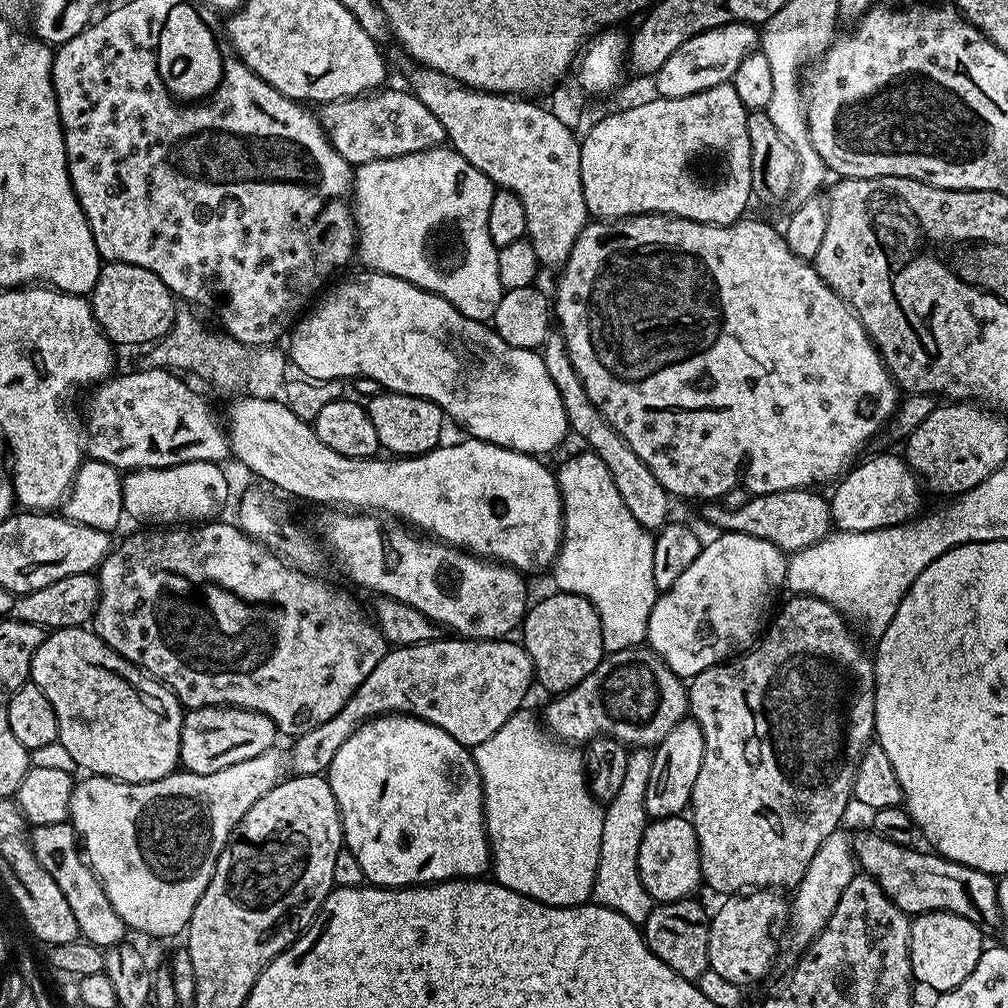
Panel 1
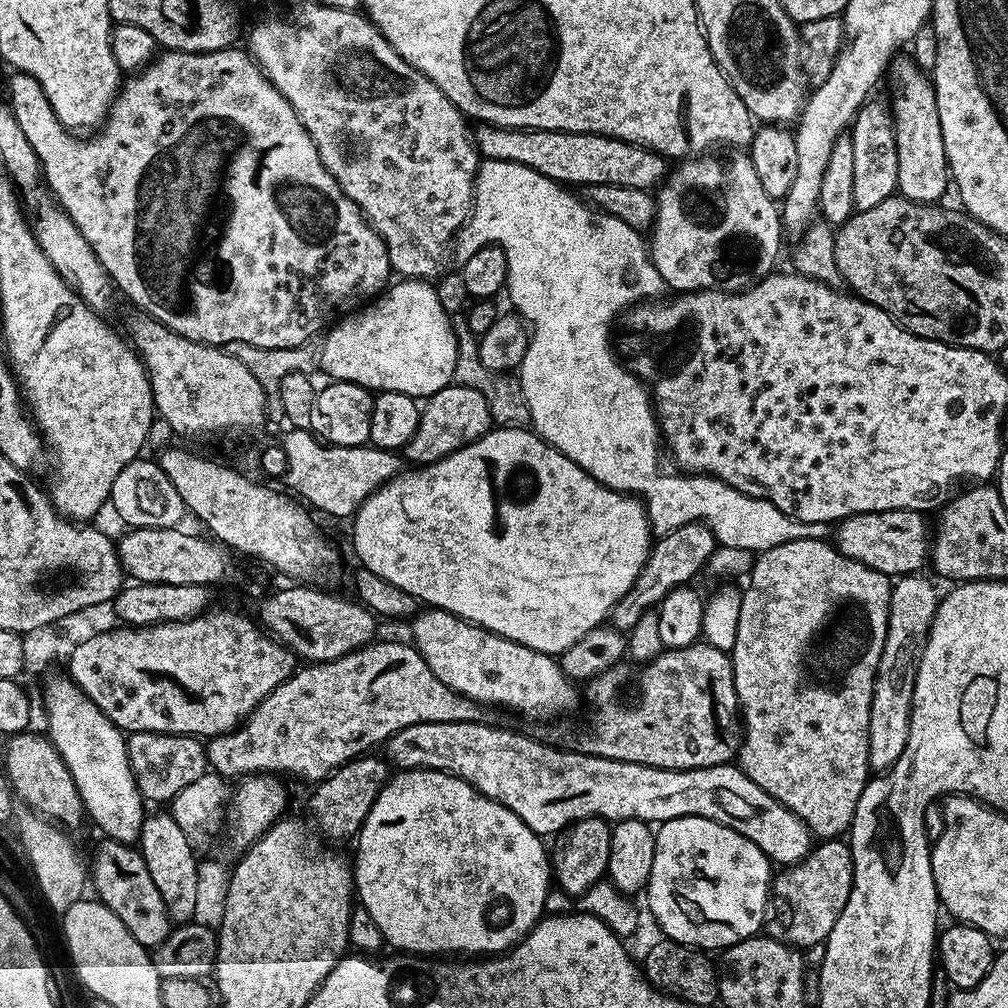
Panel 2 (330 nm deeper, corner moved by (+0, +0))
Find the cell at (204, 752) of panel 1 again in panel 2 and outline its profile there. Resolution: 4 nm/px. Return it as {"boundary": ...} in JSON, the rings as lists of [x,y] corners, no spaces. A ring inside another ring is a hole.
{"boundary":[[[134,732],[127,737],[128,757],[130,758],[130,770],[134,774],[134,782],[138,786],[140,795],[145,801],[156,803],[156,806],[165,800],[171,802],[180,791],[184,790],[190,782],[209,771],[208,749],[203,739],[194,736],[175,736],[169,732]]]}

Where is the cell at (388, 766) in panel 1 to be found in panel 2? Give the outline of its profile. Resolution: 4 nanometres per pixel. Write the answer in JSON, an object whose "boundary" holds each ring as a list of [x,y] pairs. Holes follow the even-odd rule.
{"boundary":[[[410,768],[395,773],[378,794],[374,806],[366,814],[364,824],[355,837],[356,860],[354,856],[354,892],[358,897],[359,907],[370,910],[370,918],[382,930],[385,945],[393,944],[400,954],[411,954],[421,958],[452,958],[455,952],[464,952],[468,958],[487,958],[509,948],[514,948],[545,915],[544,903],[550,891],[550,852],[545,841],[514,810],[502,806],[482,794],[470,782],[458,778],[449,772],[439,772],[433,768]]]}

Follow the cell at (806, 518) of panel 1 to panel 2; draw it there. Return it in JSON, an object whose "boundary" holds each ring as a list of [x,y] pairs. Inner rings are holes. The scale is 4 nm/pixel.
{"boundary":[[[882,510],[881,512],[863,512],[848,516],[839,521],[834,528],[834,543],[846,558],[870,566],[870,570],[880,572],[889,578],[911,576],[919,573],[920,568],[930,560],[930,524],[925,513],[914,510]]]}

